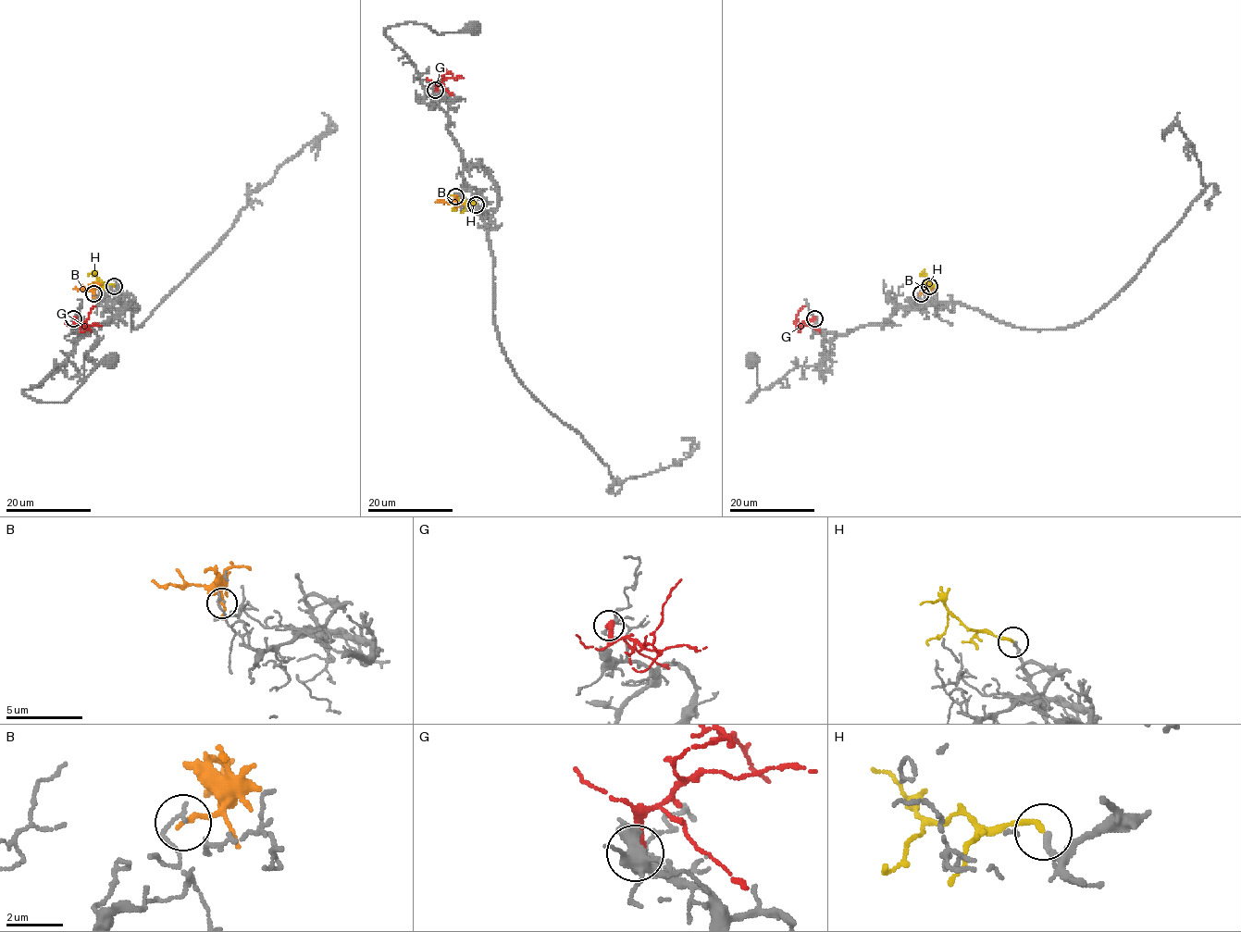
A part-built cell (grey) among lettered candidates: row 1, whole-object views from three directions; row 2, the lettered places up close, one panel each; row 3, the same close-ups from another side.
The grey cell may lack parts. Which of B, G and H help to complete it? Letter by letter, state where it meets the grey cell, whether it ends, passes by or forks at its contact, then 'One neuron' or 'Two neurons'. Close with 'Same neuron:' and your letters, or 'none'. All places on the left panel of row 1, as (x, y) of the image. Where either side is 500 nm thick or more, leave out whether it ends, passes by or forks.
B: Touches grey at (93, 293). It ends there. Two neurons
G: Touches grey at (73, 318). It ends there. Two neurons
H: Touches grey at (114, 286). It ends there. One neuron
Same neuron: H

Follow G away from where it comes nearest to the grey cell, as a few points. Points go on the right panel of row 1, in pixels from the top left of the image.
G: (814, 318), (797, 329), (796, 314), (803, 305)

